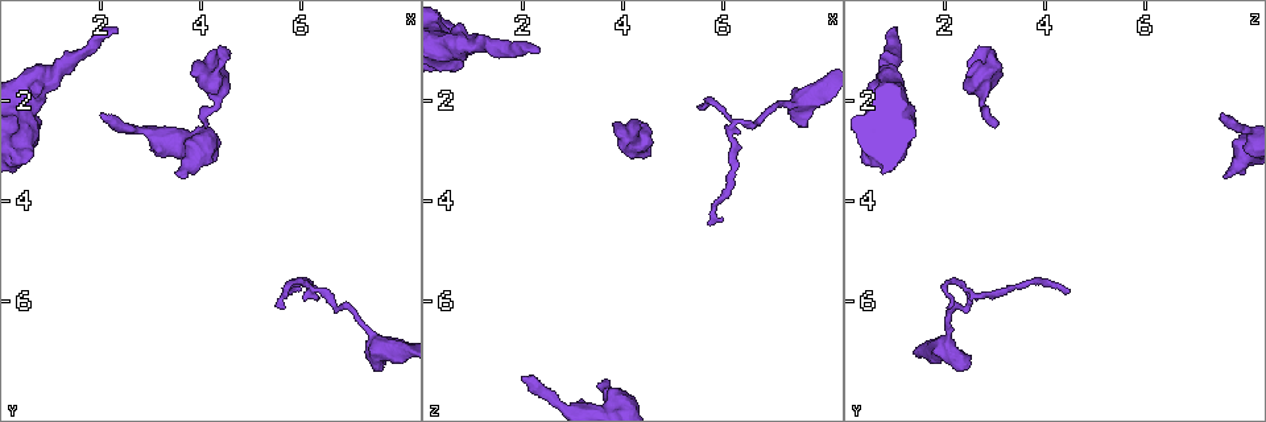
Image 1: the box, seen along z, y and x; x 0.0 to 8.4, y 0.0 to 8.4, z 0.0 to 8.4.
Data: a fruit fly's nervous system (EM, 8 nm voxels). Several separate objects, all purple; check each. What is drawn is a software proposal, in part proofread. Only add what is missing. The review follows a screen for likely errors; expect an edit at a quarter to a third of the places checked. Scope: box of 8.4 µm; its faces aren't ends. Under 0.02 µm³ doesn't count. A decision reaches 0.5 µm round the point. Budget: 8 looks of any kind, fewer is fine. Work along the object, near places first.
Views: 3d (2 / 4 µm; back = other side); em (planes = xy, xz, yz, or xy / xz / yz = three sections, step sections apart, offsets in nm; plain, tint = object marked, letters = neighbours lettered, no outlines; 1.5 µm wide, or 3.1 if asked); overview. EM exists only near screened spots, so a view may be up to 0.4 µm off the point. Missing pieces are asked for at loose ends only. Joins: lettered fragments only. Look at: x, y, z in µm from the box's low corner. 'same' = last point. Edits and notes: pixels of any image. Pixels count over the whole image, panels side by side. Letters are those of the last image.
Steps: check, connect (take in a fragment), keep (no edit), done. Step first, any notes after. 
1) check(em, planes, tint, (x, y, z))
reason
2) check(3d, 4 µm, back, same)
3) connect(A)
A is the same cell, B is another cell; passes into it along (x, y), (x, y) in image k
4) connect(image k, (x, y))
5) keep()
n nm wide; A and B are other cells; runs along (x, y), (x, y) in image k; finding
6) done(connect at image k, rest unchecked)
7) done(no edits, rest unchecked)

check(em, xz, step 4, letters, (2.35, 0.60, 1.05))
end of a long branch

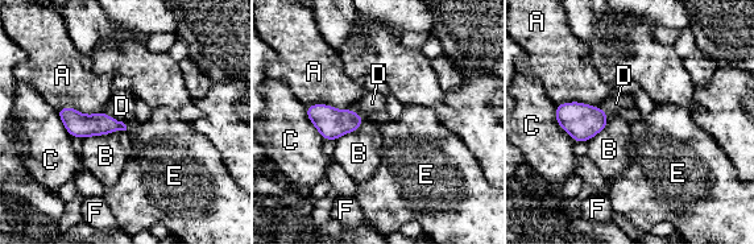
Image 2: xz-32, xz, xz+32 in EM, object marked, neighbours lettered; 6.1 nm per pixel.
check(em, planes, letters, same)

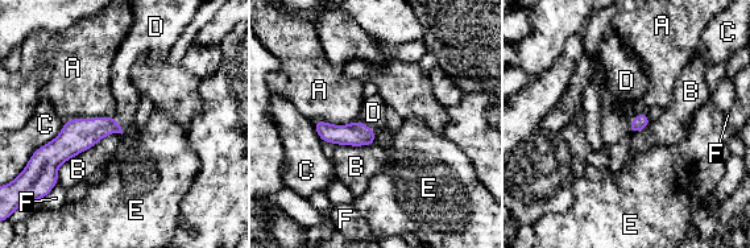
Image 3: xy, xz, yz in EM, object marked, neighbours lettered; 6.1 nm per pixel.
connect(image 3, (626, 83))
D is the same cell, A, B, C, E and F are other cells; it goes on there

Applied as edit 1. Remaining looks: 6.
check(overview)

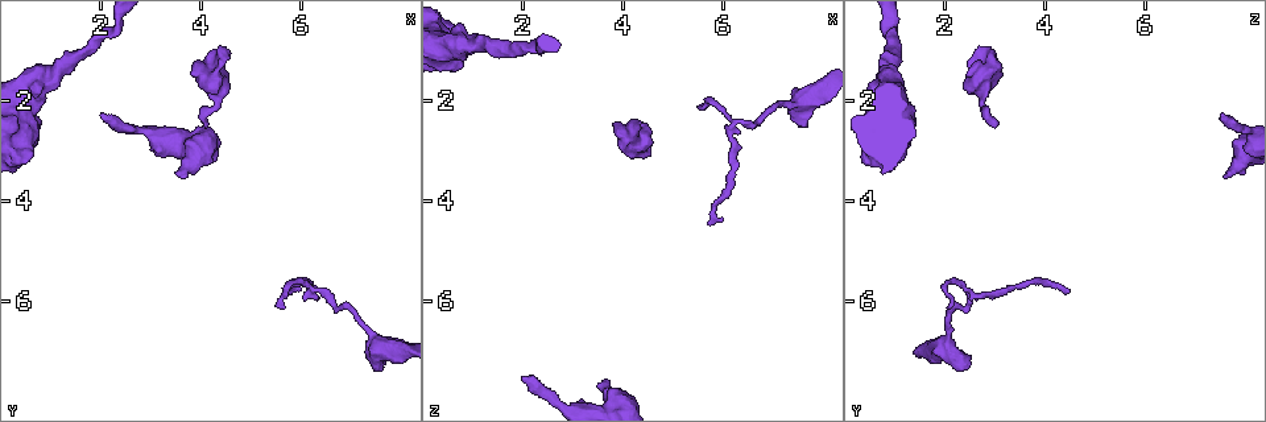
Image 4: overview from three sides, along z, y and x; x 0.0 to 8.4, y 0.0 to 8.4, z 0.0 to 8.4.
check(3d, 2 µm, (7.70, 7.20, 2.50))
an open end

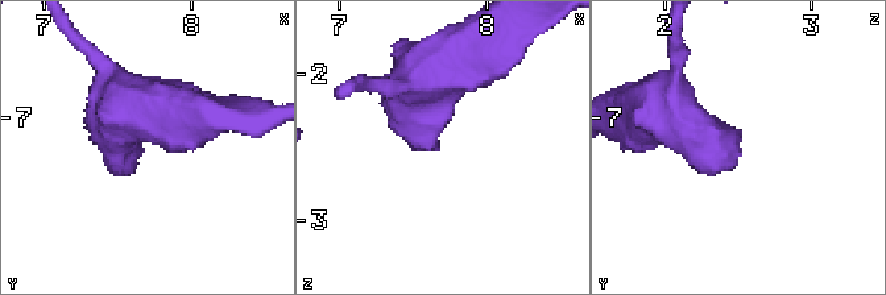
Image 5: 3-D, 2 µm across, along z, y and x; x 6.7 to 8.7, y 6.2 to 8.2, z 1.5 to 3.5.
check(em, planes, letters, (7.64, 7.22, 2.50))

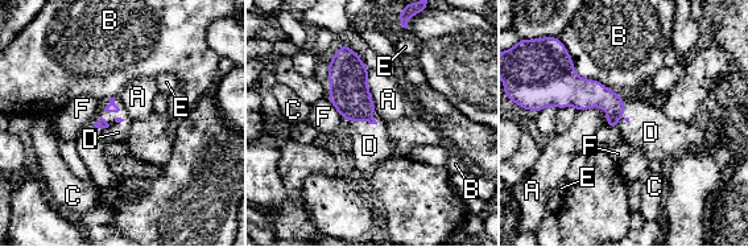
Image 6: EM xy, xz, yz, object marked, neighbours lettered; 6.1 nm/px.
connect(image 6, (370, 145))
D is the same cell, A, B, C, E and F are other cells; passes into it along (350, 94), (367, 120), (370, 145) in image 6; the neuron continues

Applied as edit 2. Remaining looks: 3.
check(em, planes, letters, (3.60, 3.50, 7.55))
an open end

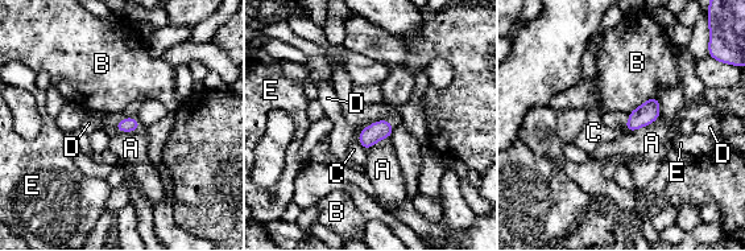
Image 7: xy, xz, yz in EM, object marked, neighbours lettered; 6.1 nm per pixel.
keep()
A touches over 220 nm; A, B, C, D and E are other cells; border along (363, 127), (357, 143), (365, 151) in image 7; none of them fits

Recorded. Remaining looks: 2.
done(connect at image 3, connect at image 6, rest unchecked)

